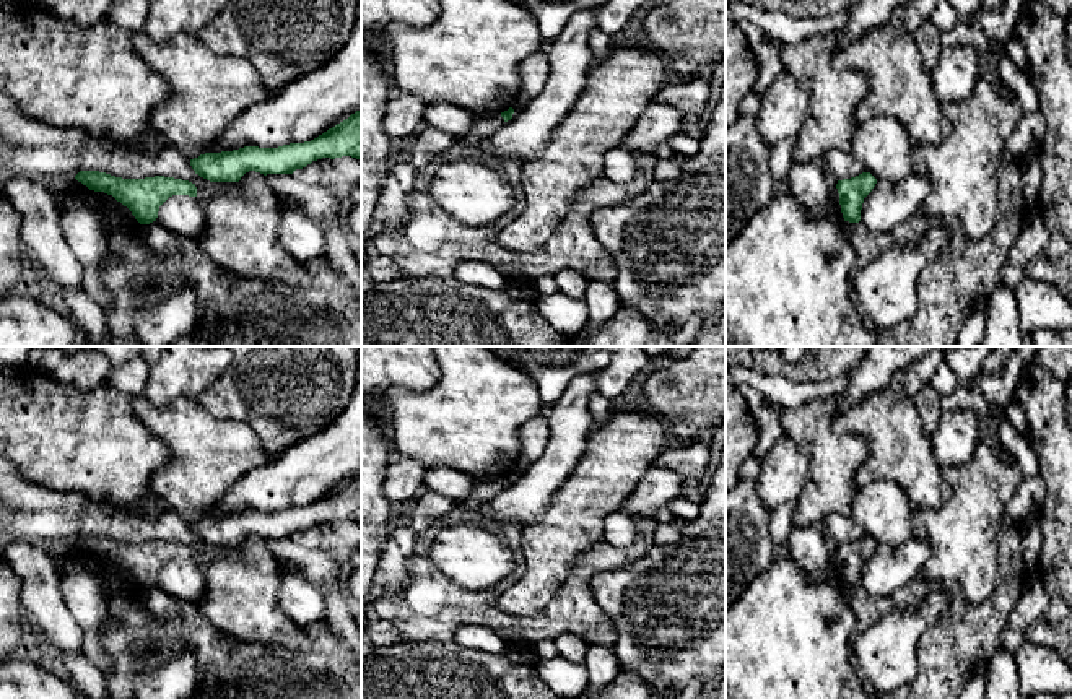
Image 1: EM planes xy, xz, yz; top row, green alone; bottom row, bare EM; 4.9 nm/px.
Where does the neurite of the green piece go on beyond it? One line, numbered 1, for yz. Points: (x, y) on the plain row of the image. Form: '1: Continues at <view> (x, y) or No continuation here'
1: No continuation here

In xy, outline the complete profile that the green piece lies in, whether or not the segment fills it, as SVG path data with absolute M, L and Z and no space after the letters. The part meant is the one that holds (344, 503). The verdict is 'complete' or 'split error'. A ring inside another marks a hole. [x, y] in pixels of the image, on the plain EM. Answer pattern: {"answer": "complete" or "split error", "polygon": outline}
{"answer": "complete", "polygon": "M361 473L311 506L290 507L278 512L244 510L233 515L205 517L190 523L190 530L195 538L210 546L239 546L249 535L255 535L264 540L293 538L296 533L303 533L312 525L322 522L335 523L342 520L351 520L361 525Z"}

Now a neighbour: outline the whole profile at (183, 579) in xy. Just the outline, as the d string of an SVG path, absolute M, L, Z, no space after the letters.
M169 561L159 571L156 585L168 595L190 603L198 603L205 597L205 579L197 561Z

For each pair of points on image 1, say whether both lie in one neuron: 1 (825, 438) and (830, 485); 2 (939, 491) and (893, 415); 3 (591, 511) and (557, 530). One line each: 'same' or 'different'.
1: same
2: same
3: same

